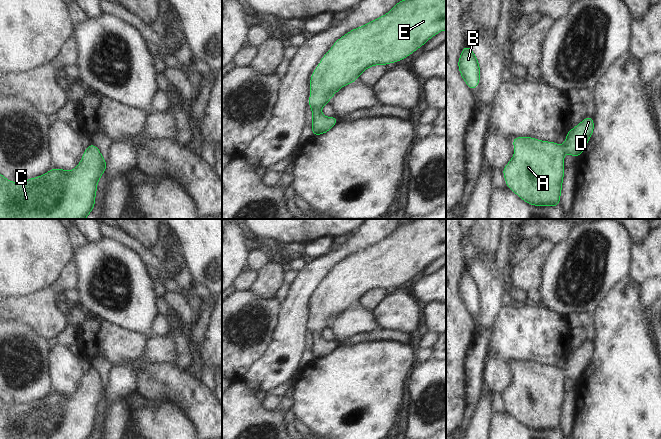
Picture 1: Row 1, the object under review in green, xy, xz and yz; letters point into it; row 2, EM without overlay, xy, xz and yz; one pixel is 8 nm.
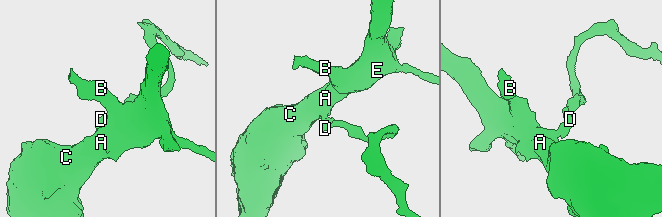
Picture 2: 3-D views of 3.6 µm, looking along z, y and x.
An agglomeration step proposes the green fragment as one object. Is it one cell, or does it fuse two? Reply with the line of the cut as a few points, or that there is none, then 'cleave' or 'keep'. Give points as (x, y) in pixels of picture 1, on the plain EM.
no cut; keep

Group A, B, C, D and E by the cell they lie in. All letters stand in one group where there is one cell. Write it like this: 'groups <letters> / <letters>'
groups A B C D E

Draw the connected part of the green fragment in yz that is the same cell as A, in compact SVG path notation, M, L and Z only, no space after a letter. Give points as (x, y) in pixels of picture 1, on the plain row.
M587 340L572 354L567 355L562 370L556 366L541 365L533 361L513 361L514 379L502 393L506 411L530 429L551 431L560 429L565 394L564 378L569 377L578 382L587 370L593 355L594 342Z

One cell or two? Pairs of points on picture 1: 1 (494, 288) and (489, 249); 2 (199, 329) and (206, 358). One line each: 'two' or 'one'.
1: two
2: two

